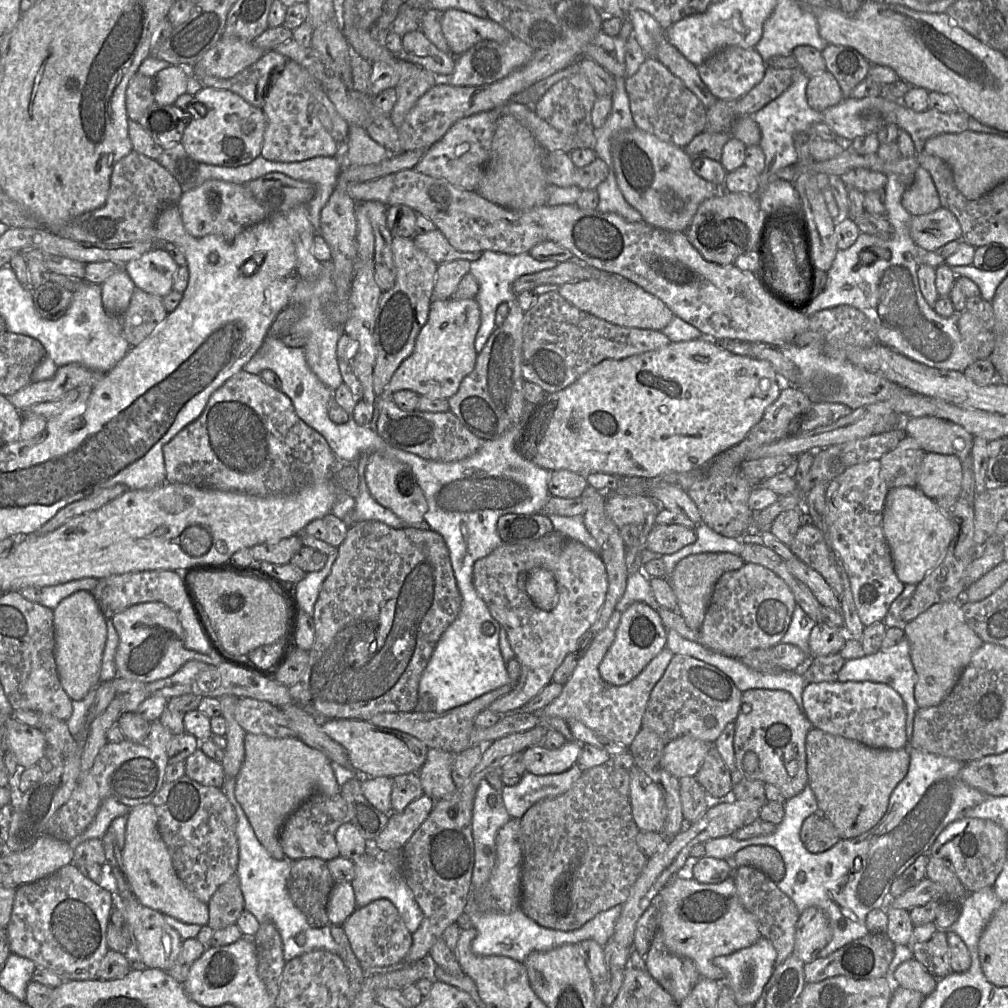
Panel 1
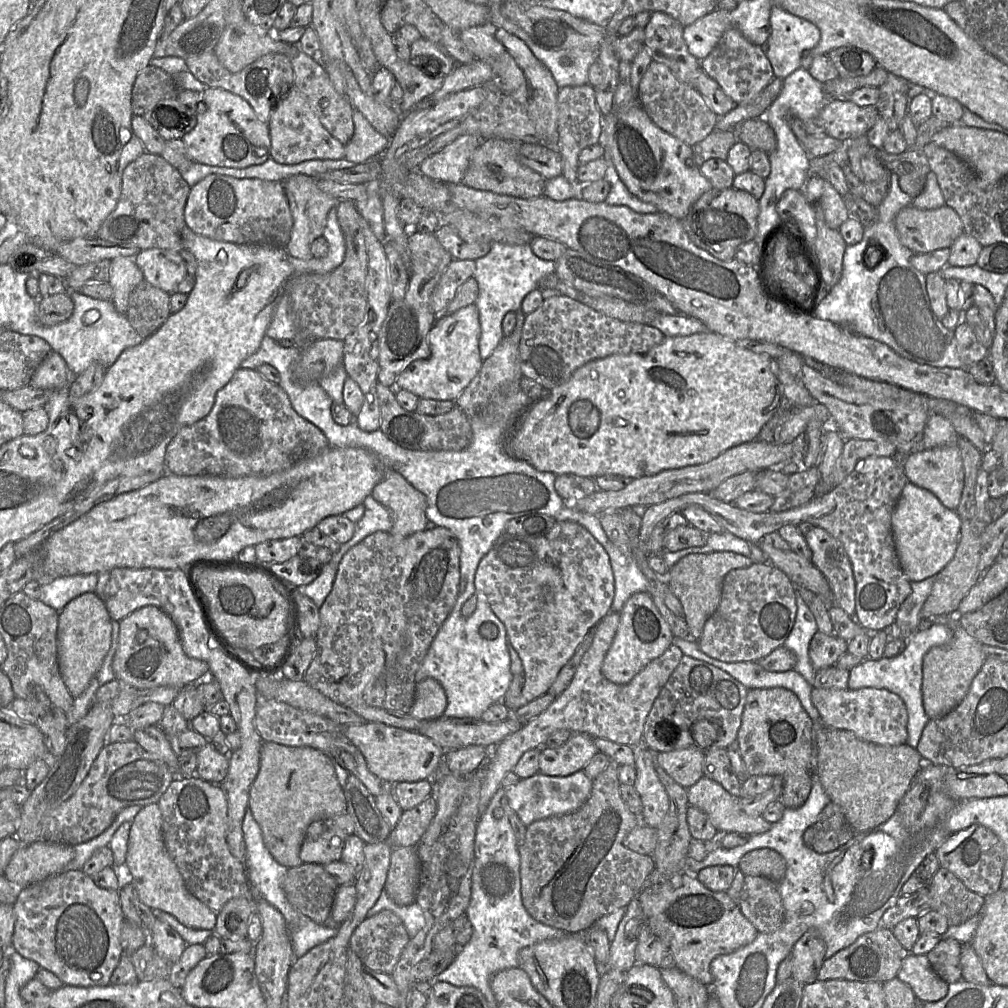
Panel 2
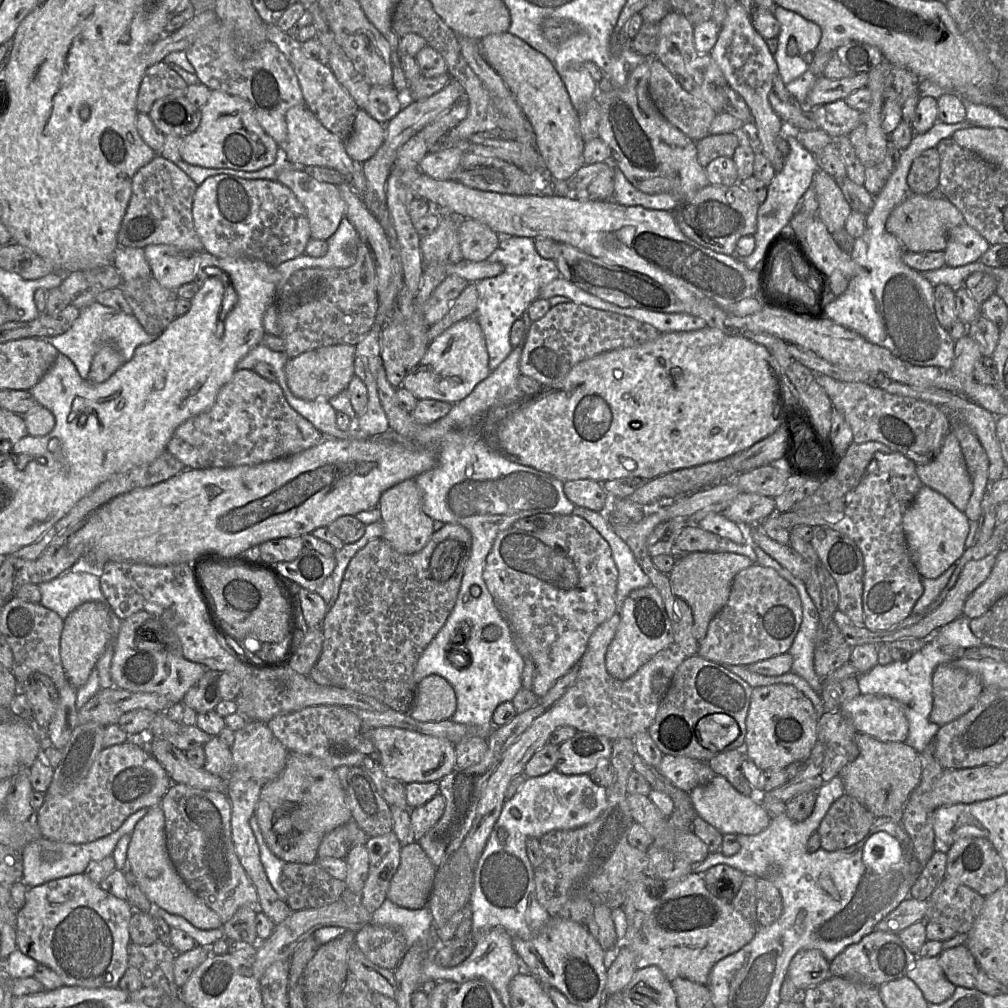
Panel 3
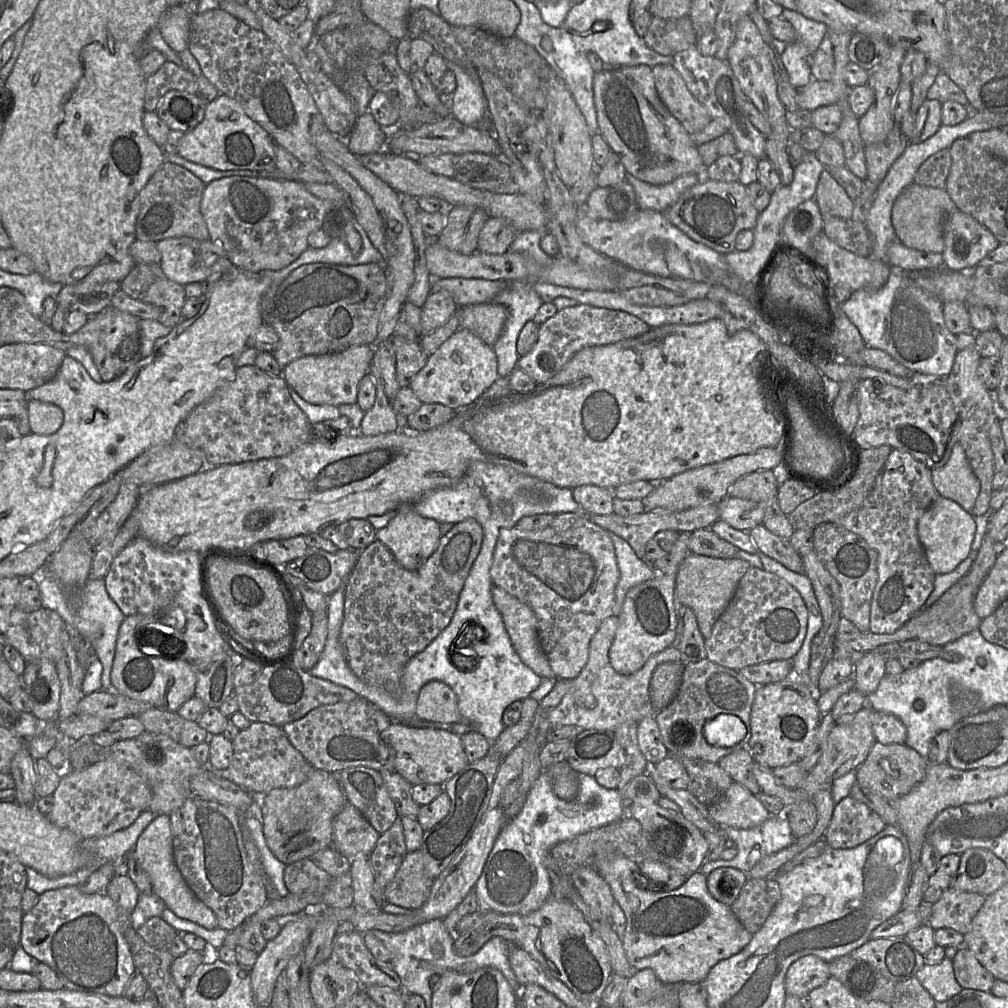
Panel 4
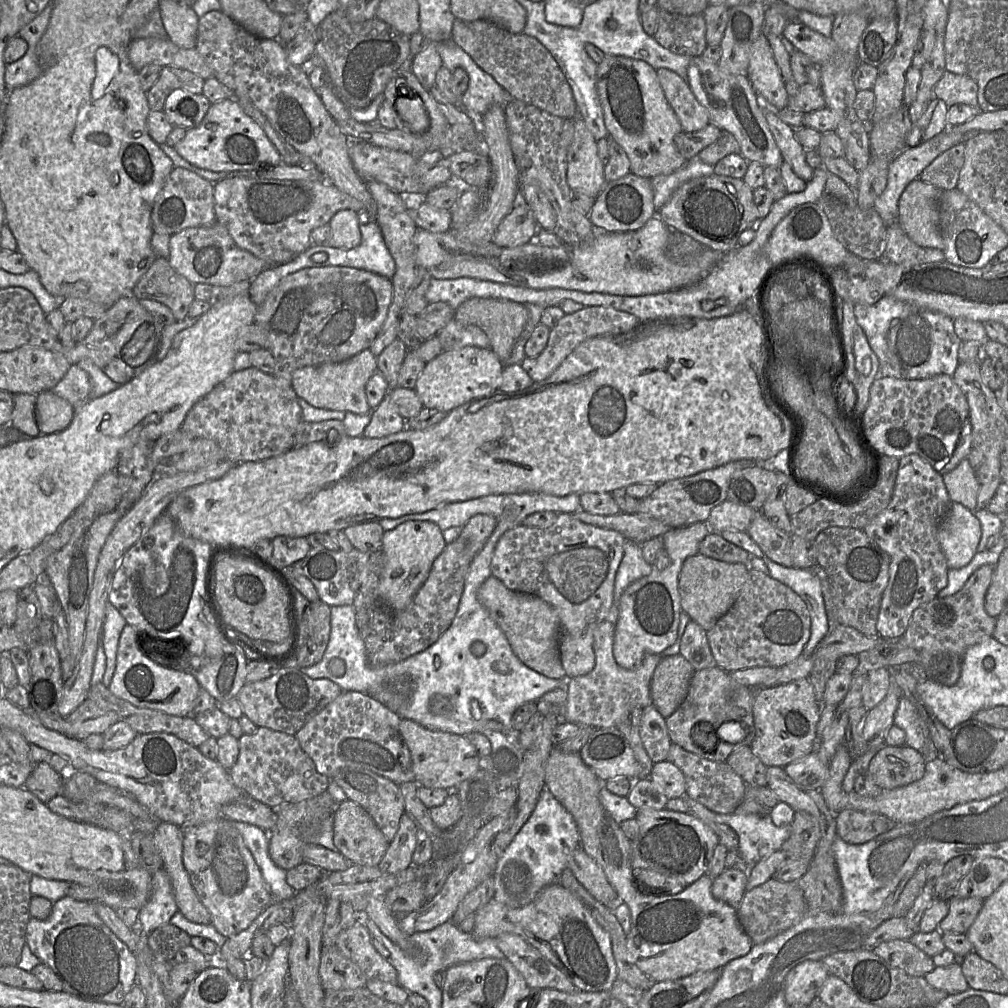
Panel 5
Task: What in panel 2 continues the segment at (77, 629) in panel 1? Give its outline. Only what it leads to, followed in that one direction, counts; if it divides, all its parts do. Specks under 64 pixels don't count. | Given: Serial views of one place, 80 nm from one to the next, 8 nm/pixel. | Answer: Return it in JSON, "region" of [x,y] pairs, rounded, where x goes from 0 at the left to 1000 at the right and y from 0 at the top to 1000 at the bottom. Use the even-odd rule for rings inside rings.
{"region":[[[92,587],[71,594],[59,607],[57,651],[63,676],[72,690],[79,690],[88,681],[110,641],[110,613],[103,597]]]}

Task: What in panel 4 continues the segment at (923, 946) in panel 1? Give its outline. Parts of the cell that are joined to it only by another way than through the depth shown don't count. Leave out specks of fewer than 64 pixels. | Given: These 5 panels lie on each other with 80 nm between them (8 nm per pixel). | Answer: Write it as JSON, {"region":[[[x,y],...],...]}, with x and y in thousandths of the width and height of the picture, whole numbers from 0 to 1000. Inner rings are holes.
{"region":[[[958,938],[952,940],[944,951],[949,974],[956,981],[983,983],[987,970],[968,951]]]}

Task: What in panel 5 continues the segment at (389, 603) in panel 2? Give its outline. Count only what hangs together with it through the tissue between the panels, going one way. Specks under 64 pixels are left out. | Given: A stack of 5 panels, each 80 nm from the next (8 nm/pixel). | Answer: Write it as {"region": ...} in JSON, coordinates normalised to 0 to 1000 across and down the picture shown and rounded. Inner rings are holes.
{"region":[[[474,510],[467,513],[458,522],[456,530],[443,539],[432,555],[424,575],[412,589],[409,598],[400,606],[386,605],[377,597],[376,576],[381,563],[381,550],[379,546],[368,548],[366,557],[358,568],[358,581],[349,599],[368,661],[379,662],[417,648],[430,640],[446,622],[454,605],[465,562],[492,520],[493,516],[488,511]]]}

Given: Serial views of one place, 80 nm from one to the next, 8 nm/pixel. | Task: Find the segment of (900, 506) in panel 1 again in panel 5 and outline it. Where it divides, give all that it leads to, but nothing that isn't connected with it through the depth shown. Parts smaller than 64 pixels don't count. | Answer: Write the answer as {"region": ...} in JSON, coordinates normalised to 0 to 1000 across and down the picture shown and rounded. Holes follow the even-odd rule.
{"region":[[[946,498],[934,516],[930,531],[941,564],[950,564],[969,549],[973,520],[966,508]]]}

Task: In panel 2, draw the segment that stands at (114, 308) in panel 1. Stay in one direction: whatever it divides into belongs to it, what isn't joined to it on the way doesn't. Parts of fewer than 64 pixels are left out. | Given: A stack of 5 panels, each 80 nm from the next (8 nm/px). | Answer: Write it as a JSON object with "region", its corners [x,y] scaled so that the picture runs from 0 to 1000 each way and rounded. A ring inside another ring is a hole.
{"region":[[[116,255],[110,258],[107,281],[112,287],[111,302],[116,310],[125,312],[128,295],[133,286],[143,278],[133,255]]]}

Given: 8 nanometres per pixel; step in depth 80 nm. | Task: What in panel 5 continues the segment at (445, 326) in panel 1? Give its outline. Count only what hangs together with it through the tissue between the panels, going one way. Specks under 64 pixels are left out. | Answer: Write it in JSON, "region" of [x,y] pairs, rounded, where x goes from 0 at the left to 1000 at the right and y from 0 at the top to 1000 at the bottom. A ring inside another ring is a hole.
{"region":[[[461,343],[438,348],[423,360],[411,384],[420,403],[441,410],[472,395],[480,395],[495,388],[500,361],[488,346]]]}

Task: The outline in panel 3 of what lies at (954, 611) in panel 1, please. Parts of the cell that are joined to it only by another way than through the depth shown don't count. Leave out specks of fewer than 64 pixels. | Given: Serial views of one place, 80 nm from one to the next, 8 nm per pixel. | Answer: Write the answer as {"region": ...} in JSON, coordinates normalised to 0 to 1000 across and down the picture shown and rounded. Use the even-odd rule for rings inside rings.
{"region":[[[940,659],[930,661],[925,669],[926,700],[922,714],[935,720],[951,712],[967,699],[975,682],[971,672],[962,667]]]}

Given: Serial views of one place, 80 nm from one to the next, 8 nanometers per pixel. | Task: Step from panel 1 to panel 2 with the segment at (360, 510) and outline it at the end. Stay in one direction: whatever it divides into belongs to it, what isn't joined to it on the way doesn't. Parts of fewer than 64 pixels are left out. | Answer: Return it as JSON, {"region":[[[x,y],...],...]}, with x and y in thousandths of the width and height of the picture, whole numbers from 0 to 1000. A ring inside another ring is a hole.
{"region":[[[369,491],[364,492],[359,501],[362,503],[362,508],[360,513],[353,519],[350,533],[345,538],[338,540],[337,545],[330,549],[329,558],[332,571],[338,555],[346,545],[358,538],[365,531],[374,527],[387,528],[390,523],[387,508],[374,498]]]}

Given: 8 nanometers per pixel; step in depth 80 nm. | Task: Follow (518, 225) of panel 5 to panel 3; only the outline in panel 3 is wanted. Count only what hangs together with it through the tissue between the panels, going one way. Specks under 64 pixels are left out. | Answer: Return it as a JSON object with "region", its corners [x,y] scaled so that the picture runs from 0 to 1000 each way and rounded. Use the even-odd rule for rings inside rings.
{"region":[[[460,216],[455,224],[455,240],[459,258],[482,258],[495,244],[498,234],[485,224]]]}

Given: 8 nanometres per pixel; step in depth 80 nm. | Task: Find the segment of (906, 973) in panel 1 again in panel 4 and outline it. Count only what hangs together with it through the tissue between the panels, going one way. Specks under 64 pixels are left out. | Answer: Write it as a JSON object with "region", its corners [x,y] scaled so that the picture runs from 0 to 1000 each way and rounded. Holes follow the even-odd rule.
{"region":[[[939,949],[931,956],[918,956],[908,969],[929,994],[938,993],[955,981],[947,970],[944,951]]]}

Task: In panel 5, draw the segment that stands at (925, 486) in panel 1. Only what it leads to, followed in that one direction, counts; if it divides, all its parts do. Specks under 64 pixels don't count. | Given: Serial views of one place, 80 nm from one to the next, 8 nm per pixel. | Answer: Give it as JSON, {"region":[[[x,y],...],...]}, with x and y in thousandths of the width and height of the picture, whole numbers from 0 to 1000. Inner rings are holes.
{"region":[[[959,454],[935,472],[944,499],[952,499],[964,508],[969,506],[971,478]]]}

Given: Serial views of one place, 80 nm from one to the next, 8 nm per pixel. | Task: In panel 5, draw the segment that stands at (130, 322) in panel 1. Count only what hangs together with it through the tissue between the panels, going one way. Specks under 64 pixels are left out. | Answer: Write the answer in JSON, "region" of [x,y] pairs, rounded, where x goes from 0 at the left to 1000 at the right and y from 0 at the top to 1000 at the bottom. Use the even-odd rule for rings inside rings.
{"region":[[[157,255],[138,277],[131,290],[137,297],[153,298],[166,304],[172,311],[176,318],[187,313],[188,305],[193,298],[192,282],[183,274],[176,271],[168,262],[166,256]]]}

